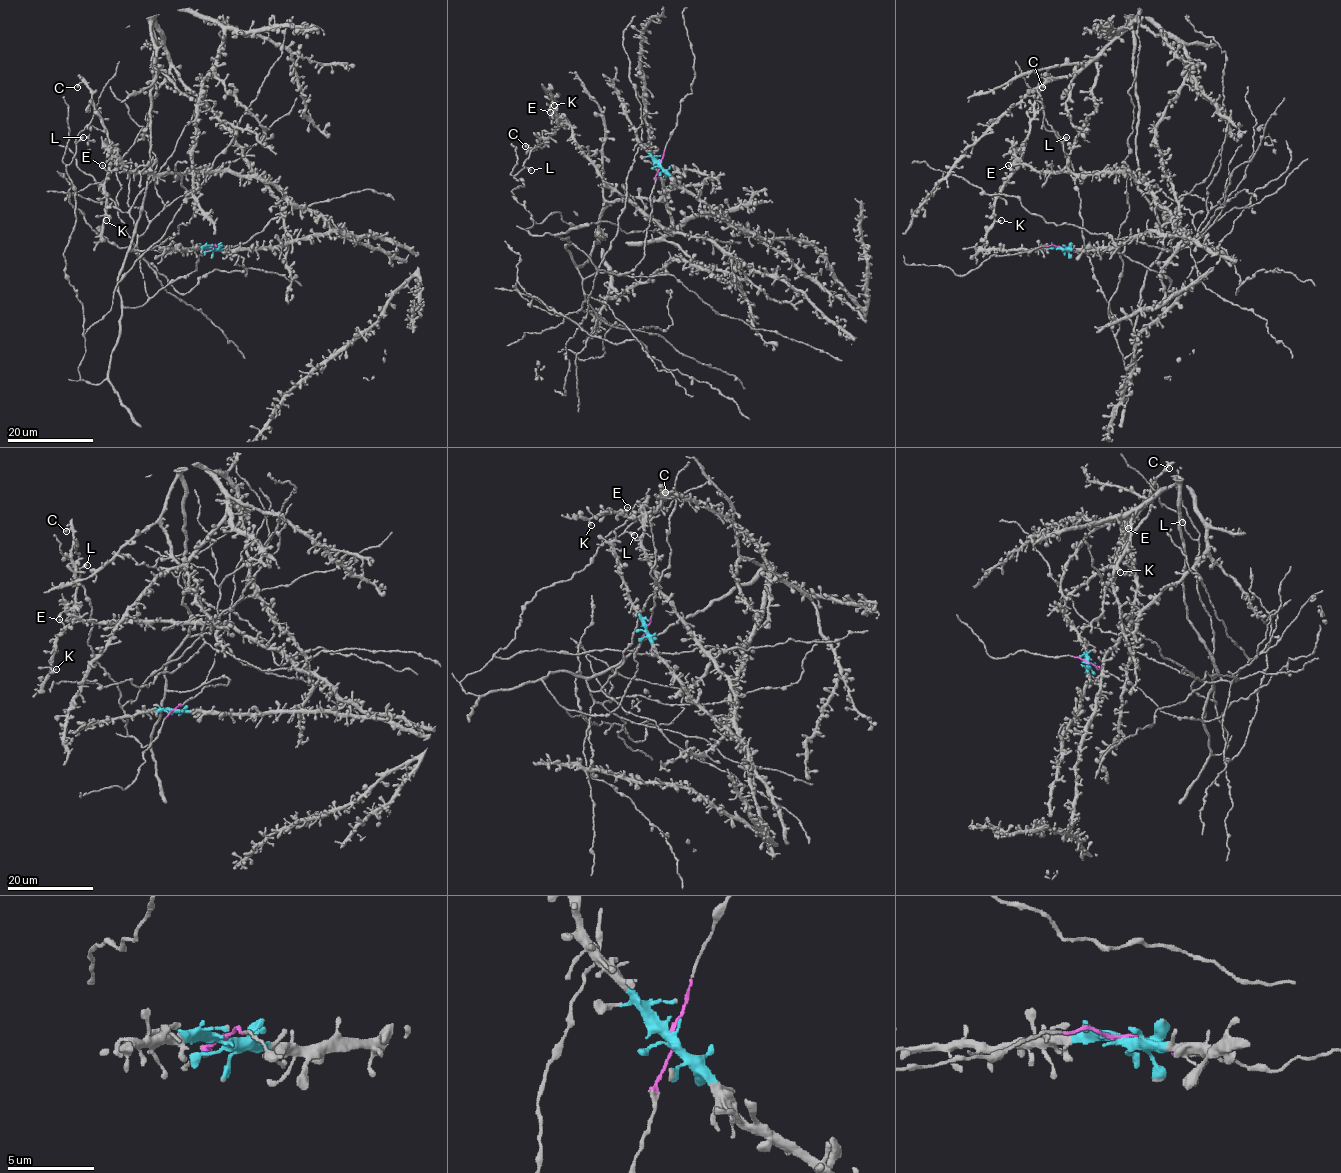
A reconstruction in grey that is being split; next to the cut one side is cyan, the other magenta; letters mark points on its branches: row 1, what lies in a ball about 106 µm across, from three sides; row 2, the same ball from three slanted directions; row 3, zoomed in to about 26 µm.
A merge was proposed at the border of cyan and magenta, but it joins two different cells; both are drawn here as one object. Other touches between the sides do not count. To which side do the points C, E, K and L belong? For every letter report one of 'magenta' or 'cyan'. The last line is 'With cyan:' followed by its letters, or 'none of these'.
C: magenta
E: magenta
K: magenta
L: magenta
With cyan: none of these

